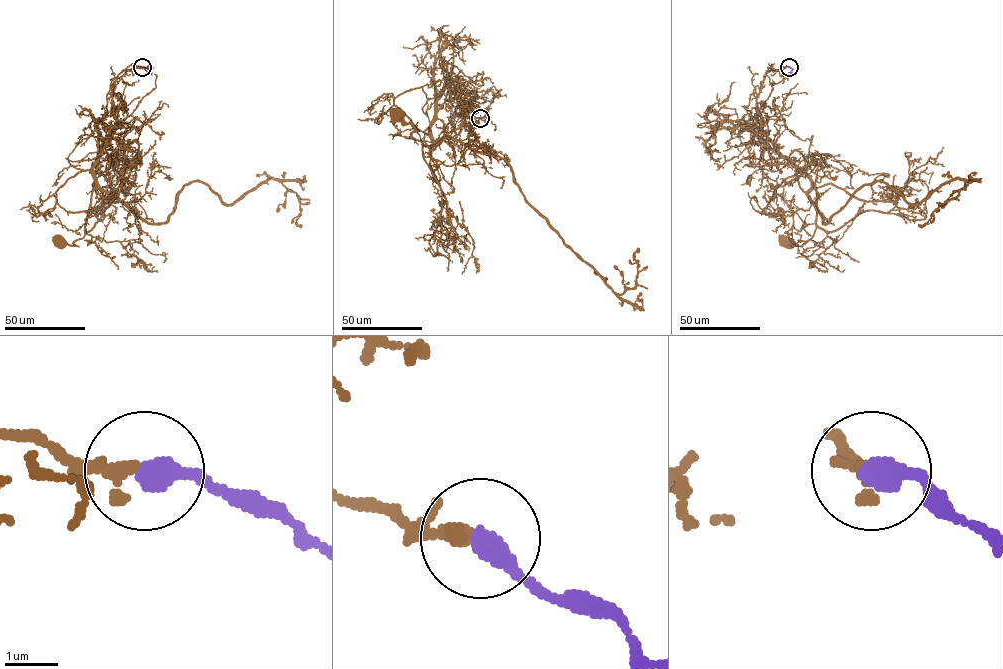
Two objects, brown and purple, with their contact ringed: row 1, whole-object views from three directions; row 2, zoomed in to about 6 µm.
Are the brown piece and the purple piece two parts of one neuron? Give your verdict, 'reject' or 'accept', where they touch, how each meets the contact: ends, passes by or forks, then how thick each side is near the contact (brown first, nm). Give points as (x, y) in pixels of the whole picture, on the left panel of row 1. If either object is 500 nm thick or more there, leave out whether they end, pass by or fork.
accept; place (142, 67); brown ends; purple ends; calibres 320 and 440 nm

